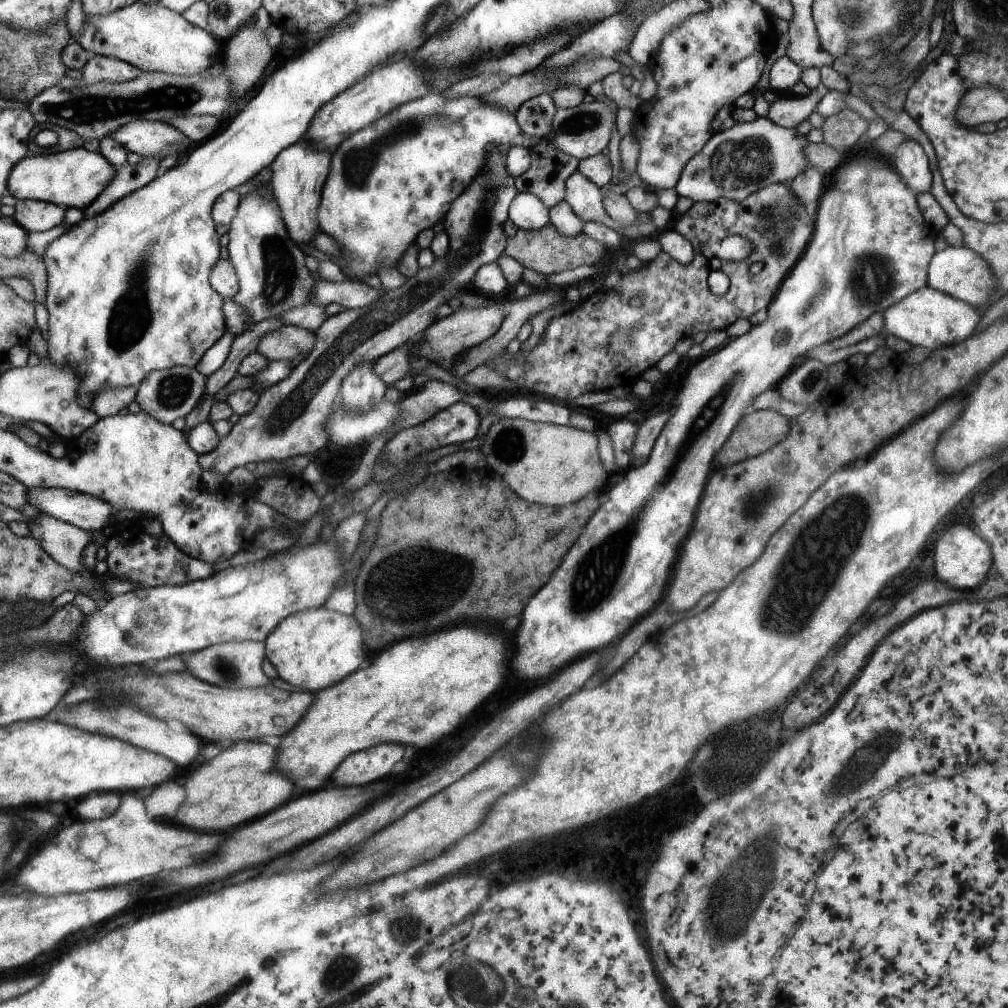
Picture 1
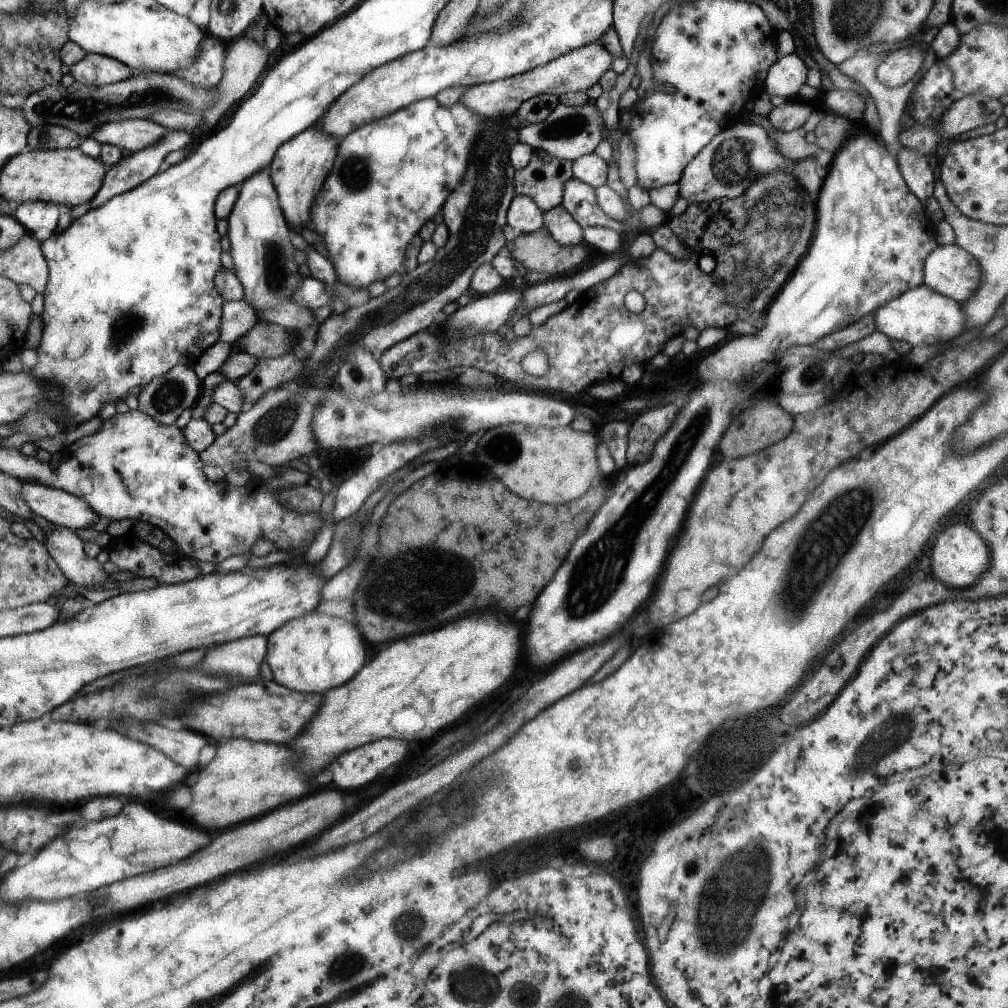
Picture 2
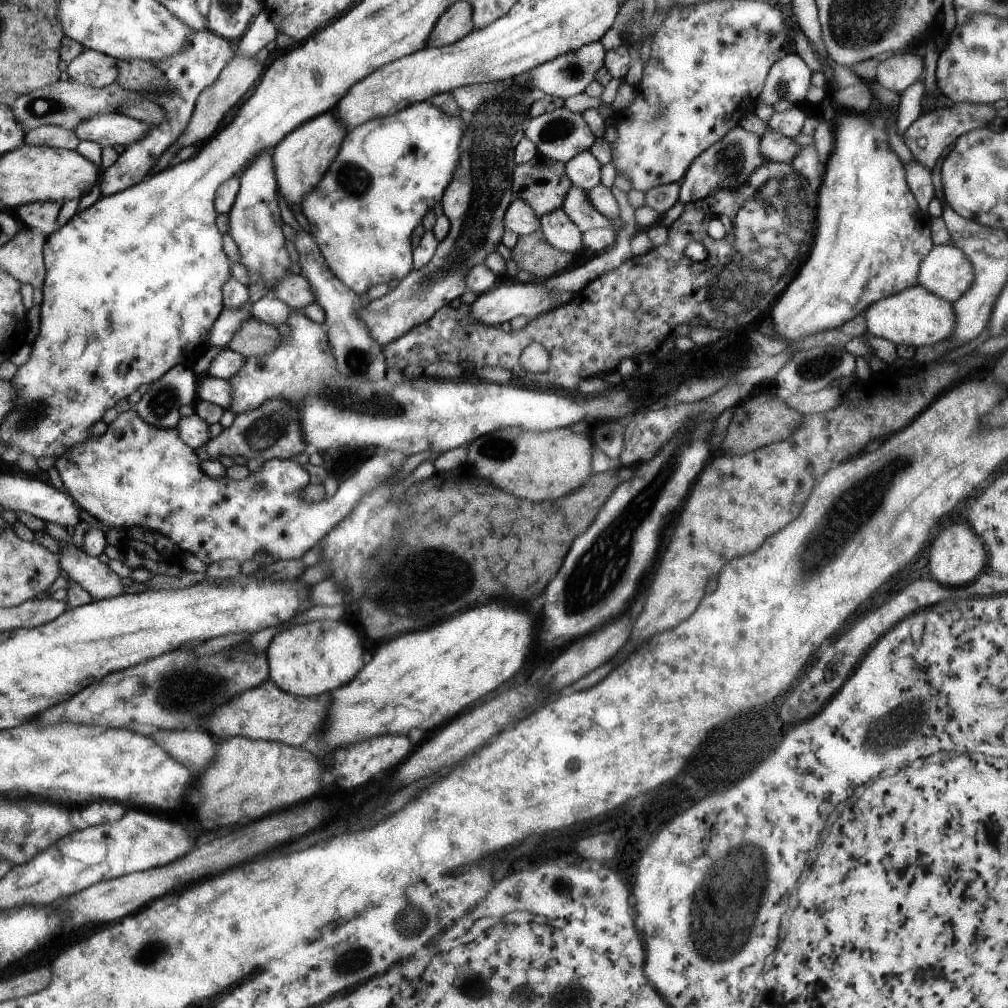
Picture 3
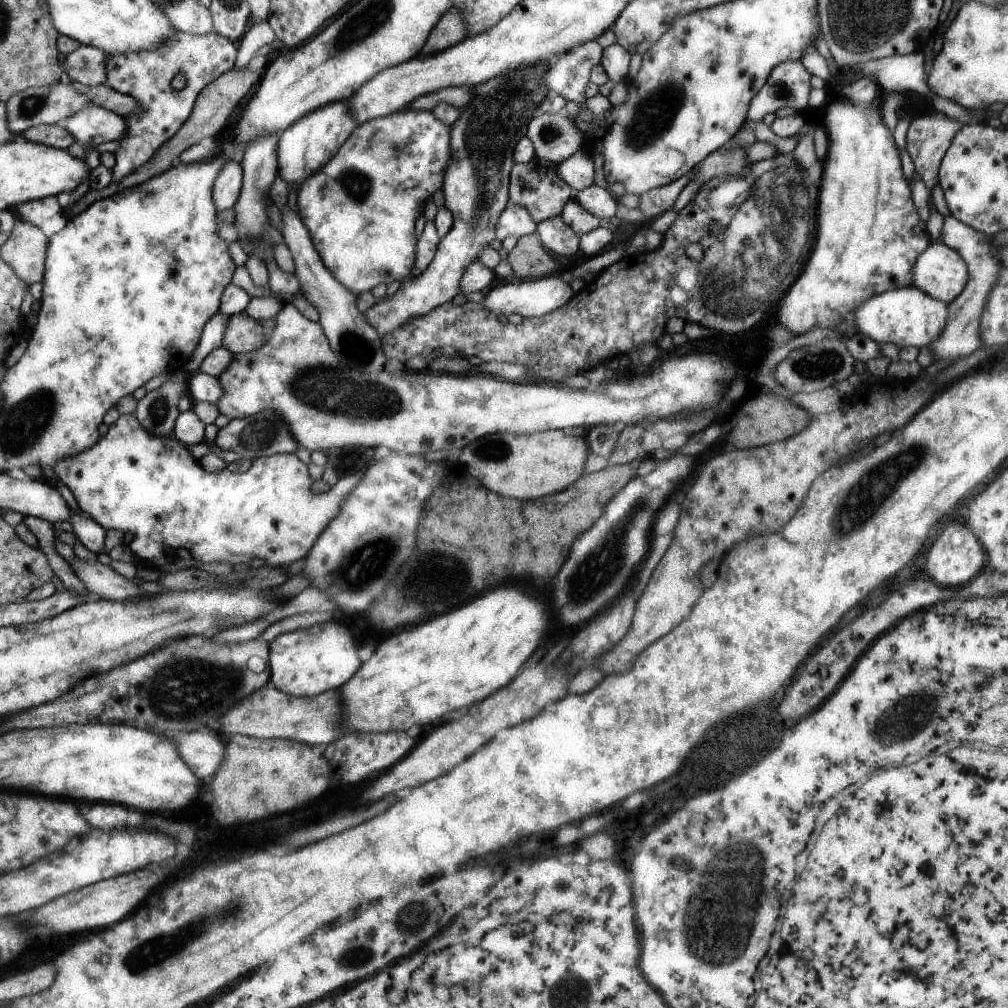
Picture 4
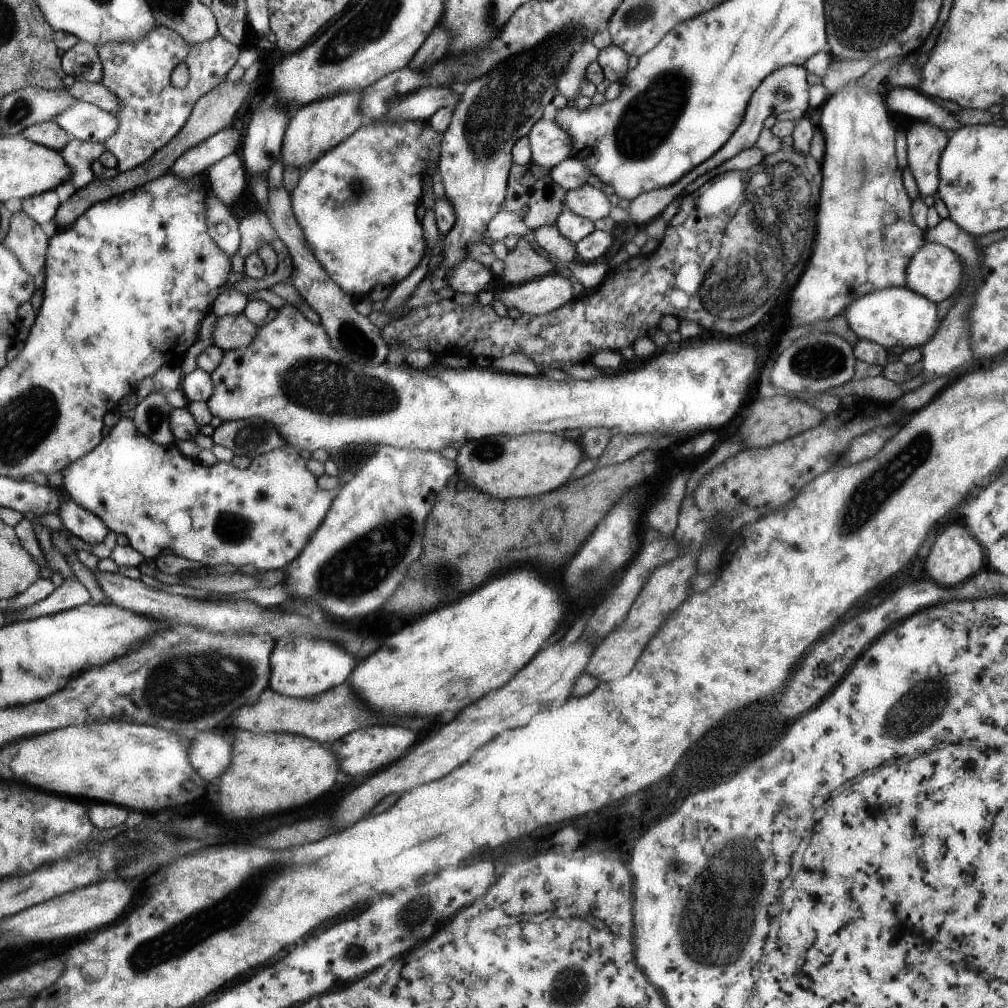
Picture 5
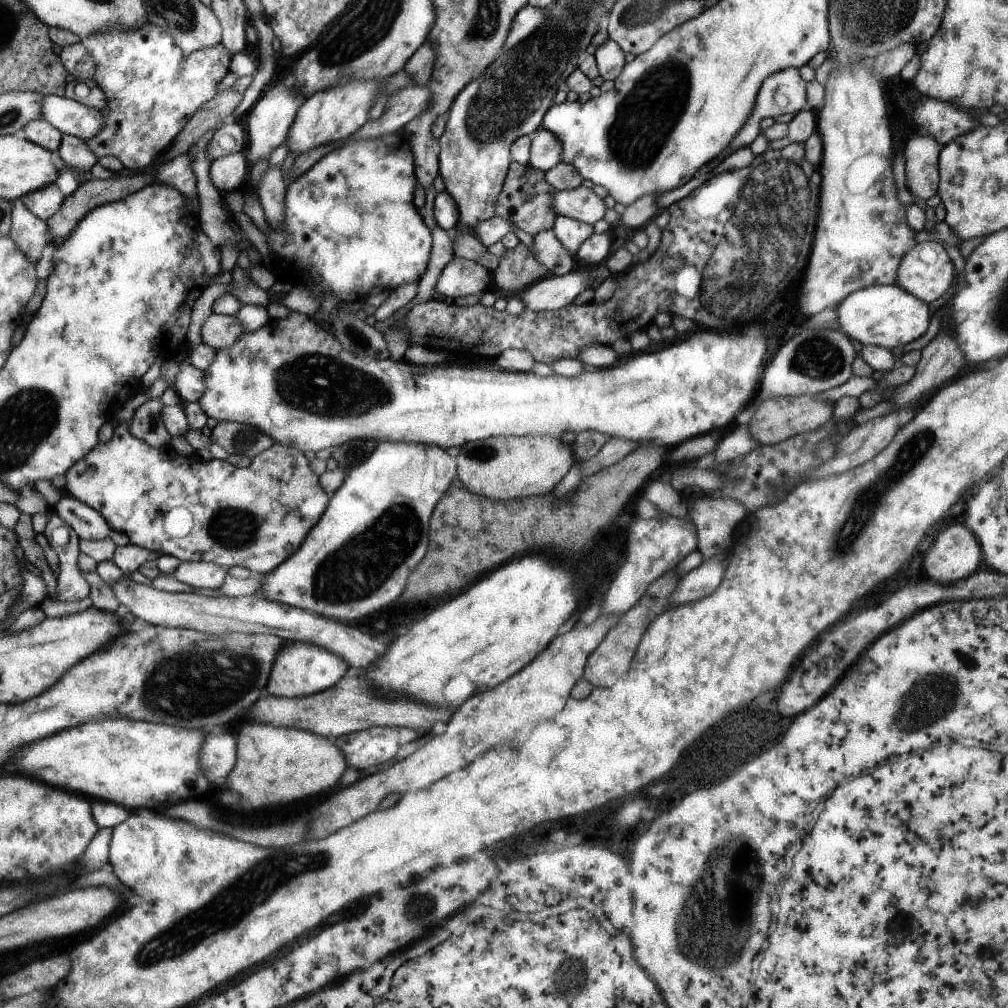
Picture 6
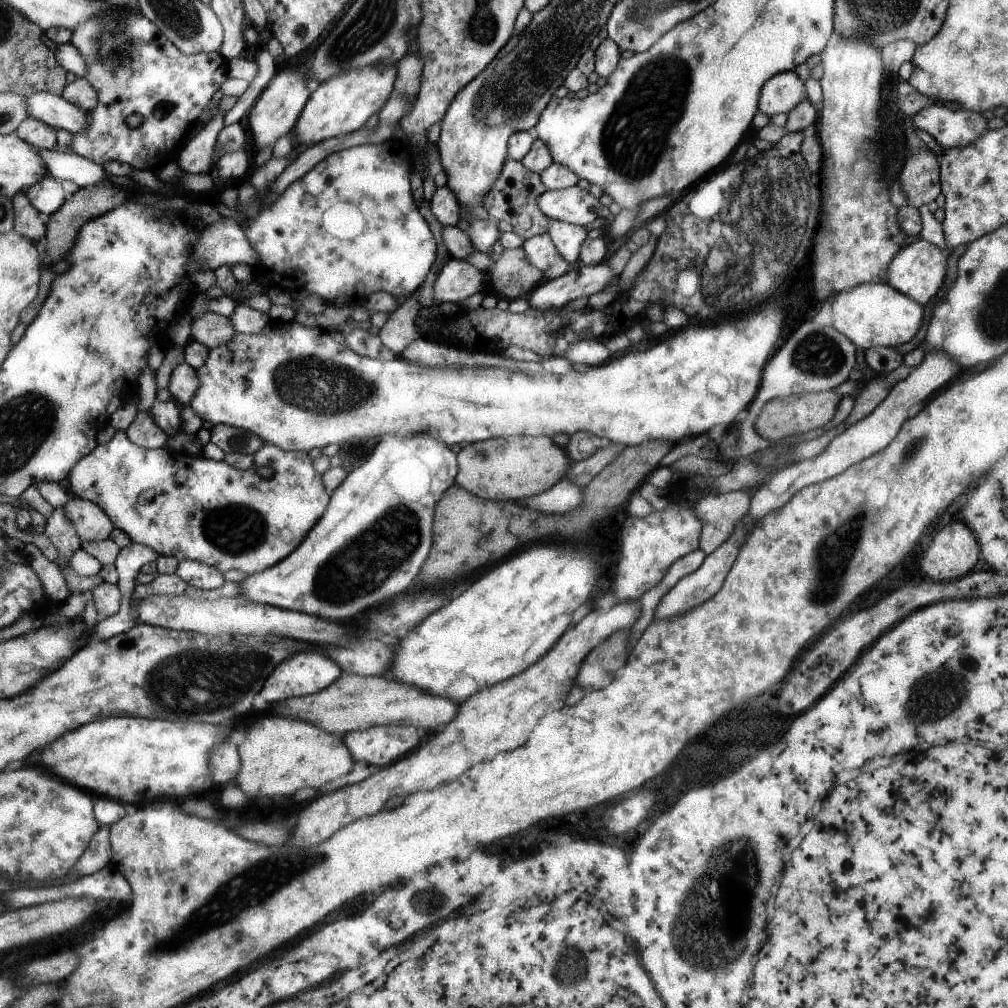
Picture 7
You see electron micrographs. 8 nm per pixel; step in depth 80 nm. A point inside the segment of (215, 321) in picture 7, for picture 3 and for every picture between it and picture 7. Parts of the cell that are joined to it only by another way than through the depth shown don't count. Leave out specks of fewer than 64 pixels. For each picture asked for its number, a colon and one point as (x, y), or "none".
3: (253, 337)
4: (243, 335)
5: (235, 331)
6: (219, 331)

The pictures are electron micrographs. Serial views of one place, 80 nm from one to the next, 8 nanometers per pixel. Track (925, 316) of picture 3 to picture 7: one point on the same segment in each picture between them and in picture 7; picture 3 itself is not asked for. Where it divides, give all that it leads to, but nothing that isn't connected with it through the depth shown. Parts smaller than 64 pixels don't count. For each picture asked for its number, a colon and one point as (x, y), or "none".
4: (907, 317)
5: (894, 316)
6: (886, 316)
7: (869, 314)

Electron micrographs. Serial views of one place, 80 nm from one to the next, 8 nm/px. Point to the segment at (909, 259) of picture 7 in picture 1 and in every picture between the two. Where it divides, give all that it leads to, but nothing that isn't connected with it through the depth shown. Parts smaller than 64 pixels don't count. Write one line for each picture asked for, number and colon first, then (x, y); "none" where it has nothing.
1: (957, 271)
2: (949, 270)
3: (945, 271)
4: (940, 271)
5: (935, 272)
6: (925, 271)

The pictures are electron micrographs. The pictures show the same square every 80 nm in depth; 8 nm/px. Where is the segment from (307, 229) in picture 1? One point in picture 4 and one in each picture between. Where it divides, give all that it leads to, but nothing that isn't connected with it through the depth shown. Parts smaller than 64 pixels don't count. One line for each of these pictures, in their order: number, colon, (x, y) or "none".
2: (300, 165)
3: (302, 157)
4: (305, 145)

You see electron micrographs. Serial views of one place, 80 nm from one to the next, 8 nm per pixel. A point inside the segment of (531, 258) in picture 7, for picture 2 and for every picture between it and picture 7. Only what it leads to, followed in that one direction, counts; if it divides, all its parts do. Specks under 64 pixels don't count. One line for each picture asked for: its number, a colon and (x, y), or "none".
2: (559, 223)
3: (557, 229)
4: (555, 235)
5: (561, 251)
6: (547, 249)

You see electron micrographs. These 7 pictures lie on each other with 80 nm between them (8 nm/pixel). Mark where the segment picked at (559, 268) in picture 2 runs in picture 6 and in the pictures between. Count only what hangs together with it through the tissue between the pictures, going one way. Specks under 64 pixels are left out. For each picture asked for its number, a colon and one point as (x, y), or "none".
3: (532, 253)
4: (528, 259)
5: (522, 263)
6: (517, 268)

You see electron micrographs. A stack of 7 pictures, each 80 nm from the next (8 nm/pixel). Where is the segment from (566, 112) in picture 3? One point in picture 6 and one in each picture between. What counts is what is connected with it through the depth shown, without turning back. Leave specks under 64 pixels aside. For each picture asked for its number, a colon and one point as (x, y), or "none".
4: (554, 137)
5: (549, 144)
6: (545, 150)

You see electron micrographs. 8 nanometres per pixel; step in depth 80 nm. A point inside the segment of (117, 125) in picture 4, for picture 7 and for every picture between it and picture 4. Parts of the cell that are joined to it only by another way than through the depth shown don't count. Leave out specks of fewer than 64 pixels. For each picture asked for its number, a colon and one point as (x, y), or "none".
5: (85, 121)
6: (71, 117)
7: (56, 110)

